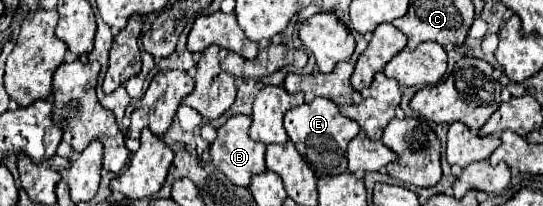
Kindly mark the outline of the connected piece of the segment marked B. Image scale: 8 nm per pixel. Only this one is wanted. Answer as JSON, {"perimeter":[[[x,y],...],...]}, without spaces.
{"perimeter":[[[232,116],[220,126],[216,140],[212,142],[212,162],[222,170],[236,186],[248,186],[254,174],[266,170],[262,142],[254,142],[248,136],[250,118]]]}

